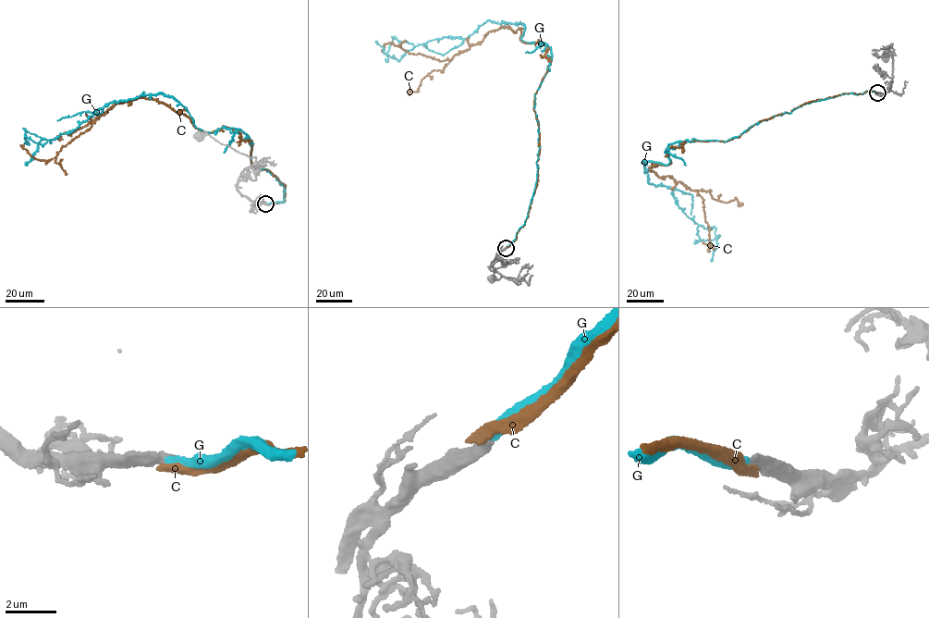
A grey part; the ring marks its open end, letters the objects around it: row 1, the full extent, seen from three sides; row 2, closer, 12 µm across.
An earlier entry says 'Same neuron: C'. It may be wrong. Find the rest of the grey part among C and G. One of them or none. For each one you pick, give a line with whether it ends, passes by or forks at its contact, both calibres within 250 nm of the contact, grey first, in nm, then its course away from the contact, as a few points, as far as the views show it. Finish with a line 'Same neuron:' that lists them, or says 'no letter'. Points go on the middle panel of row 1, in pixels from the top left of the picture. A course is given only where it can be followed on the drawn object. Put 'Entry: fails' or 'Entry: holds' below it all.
G: it ends | 440/400 nm | via (506, 248), (535, 186), (551, 48), (489, 20), (465, 38), (392, 37), (385, 58)
Same neuron: G
Entry: fails

